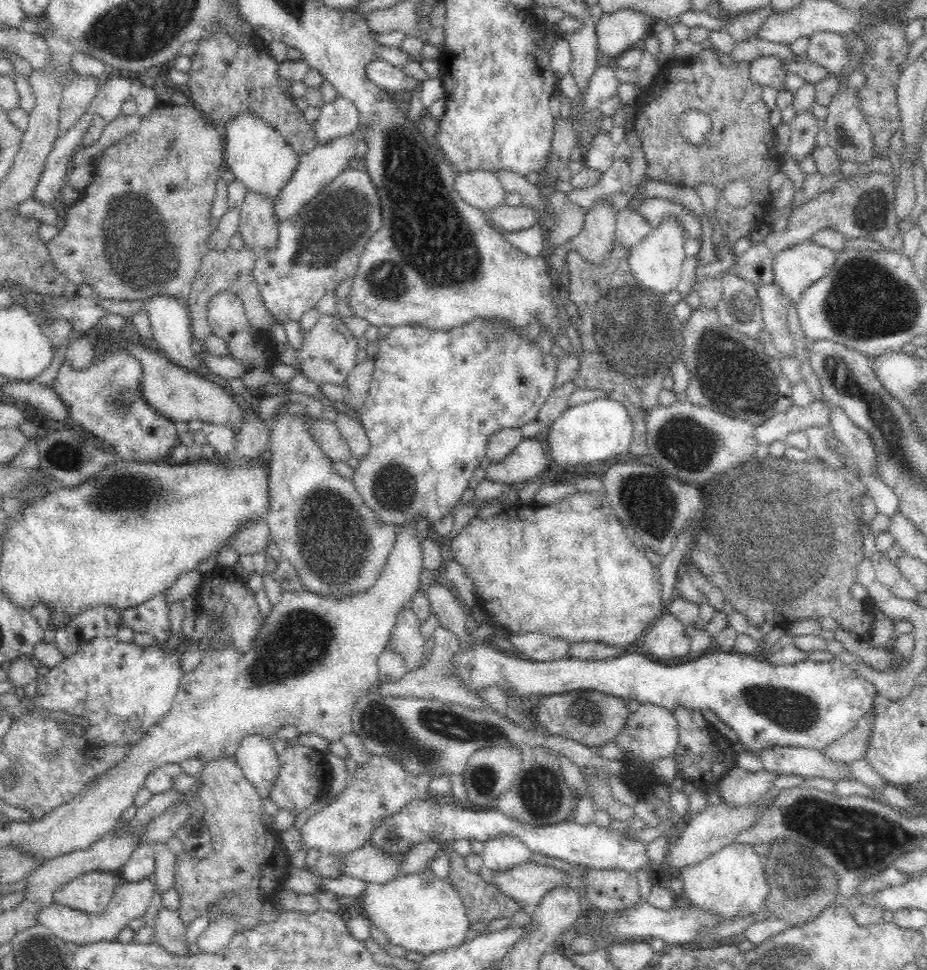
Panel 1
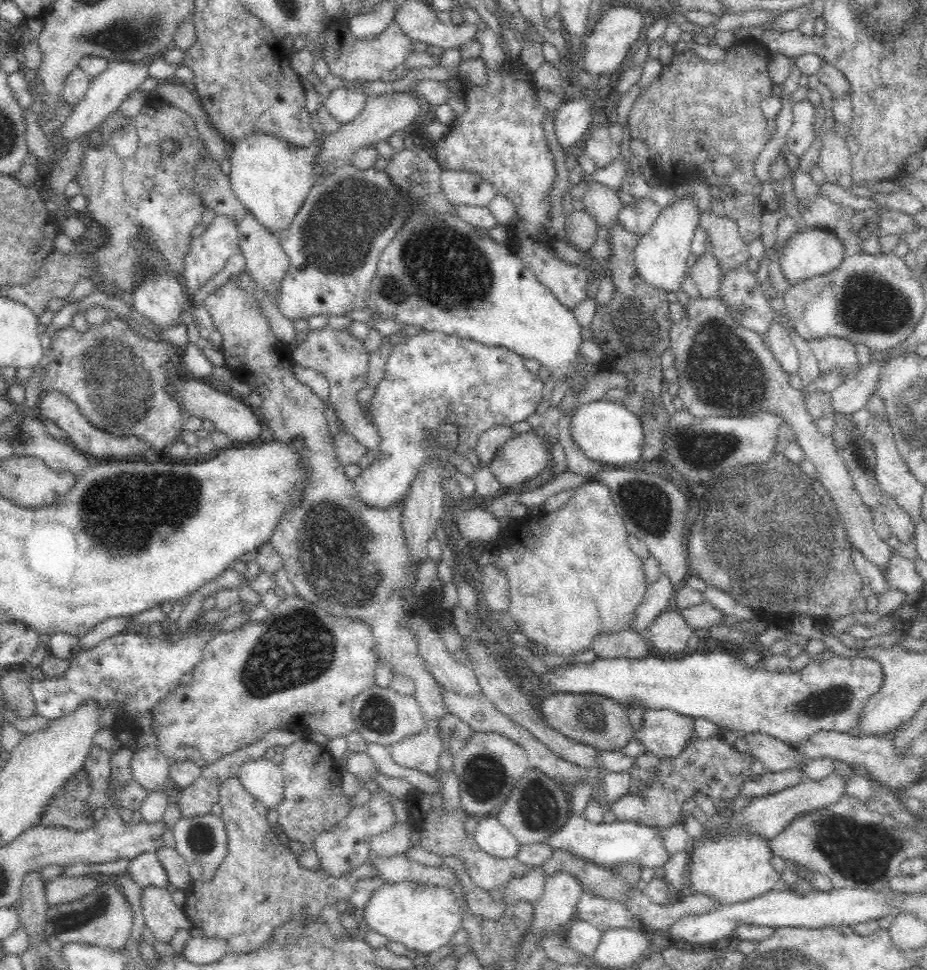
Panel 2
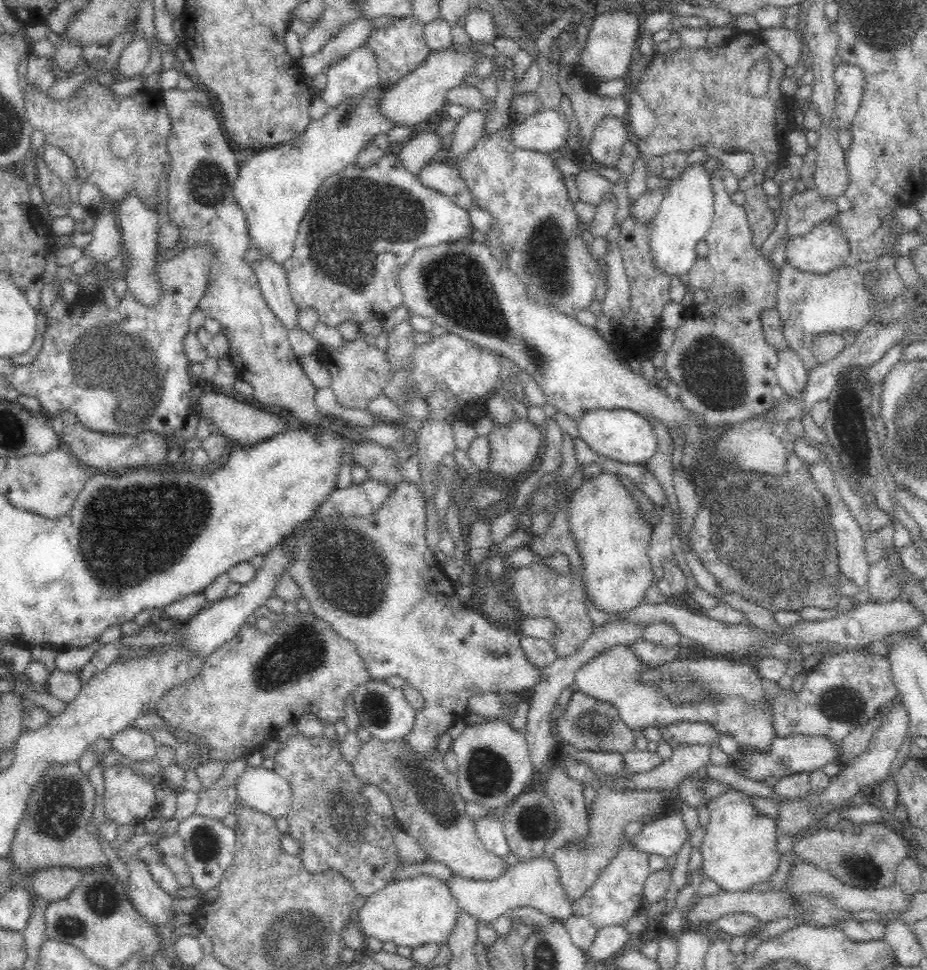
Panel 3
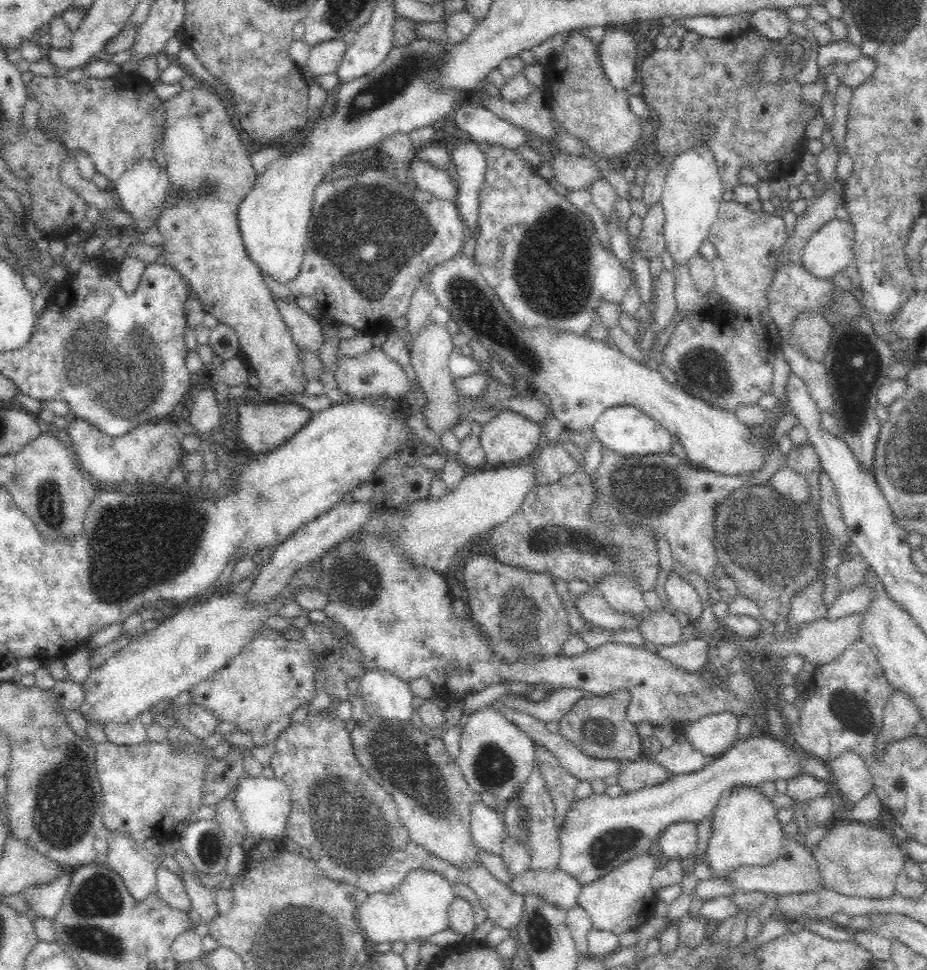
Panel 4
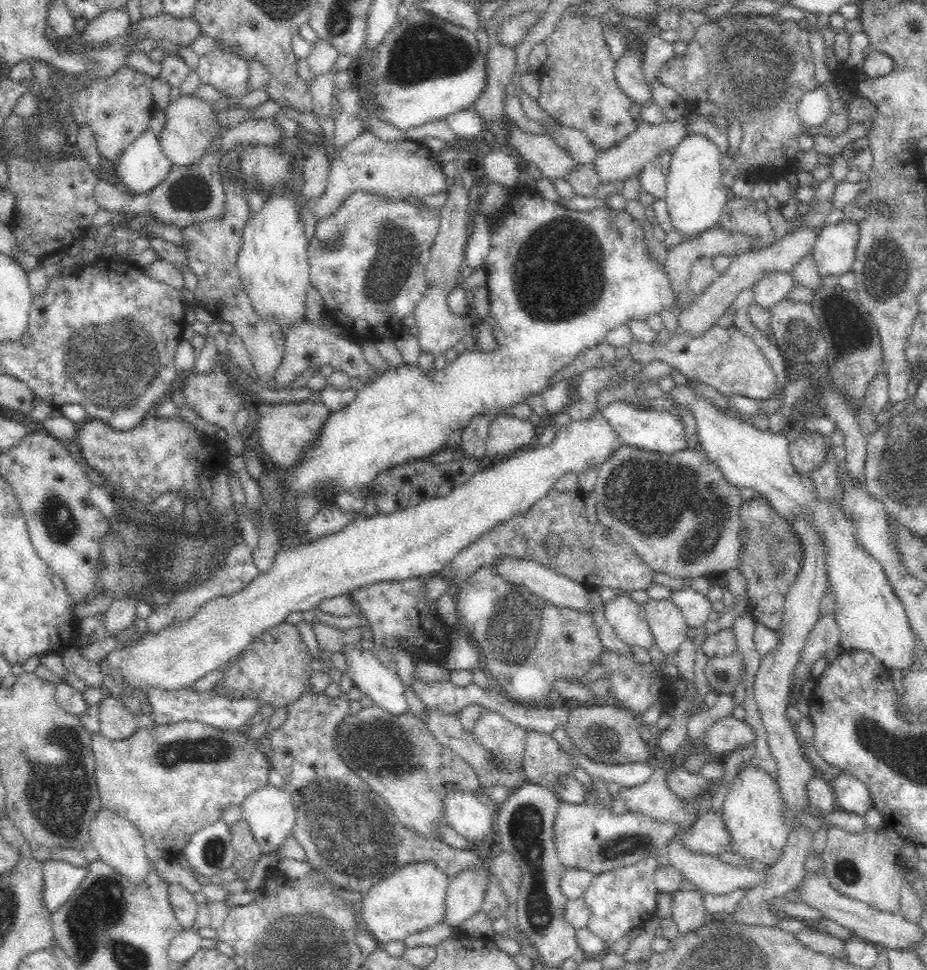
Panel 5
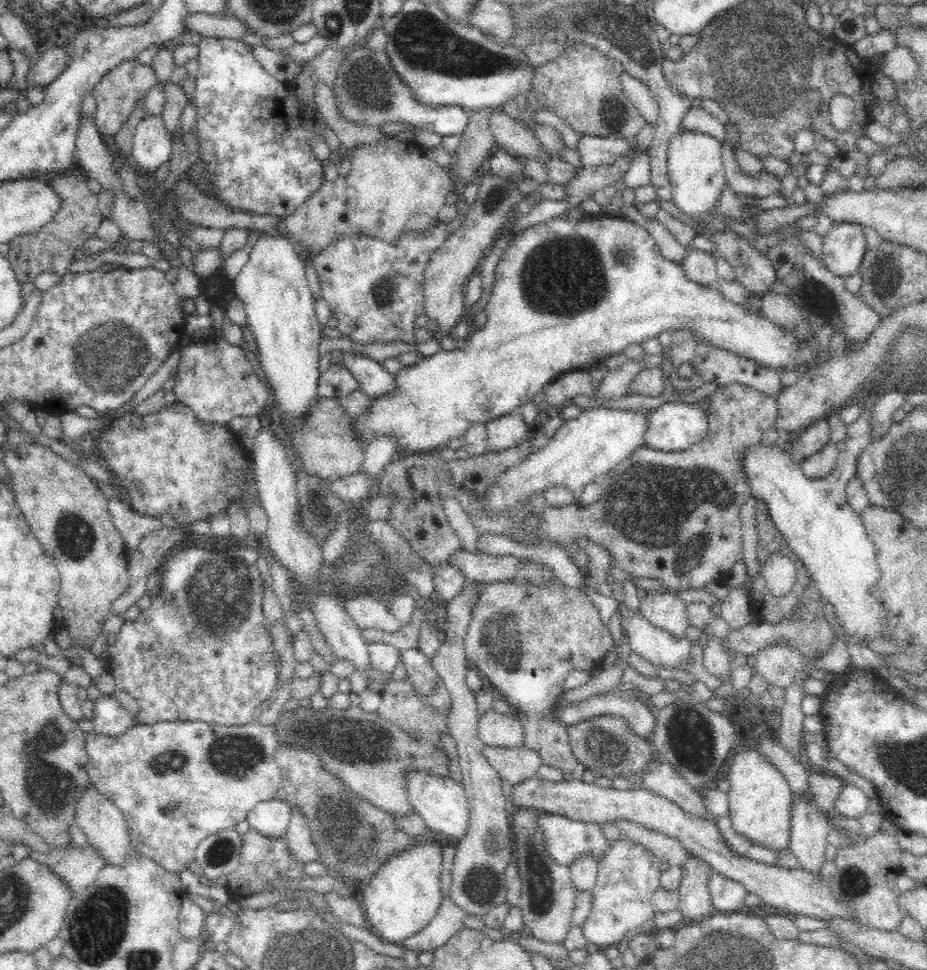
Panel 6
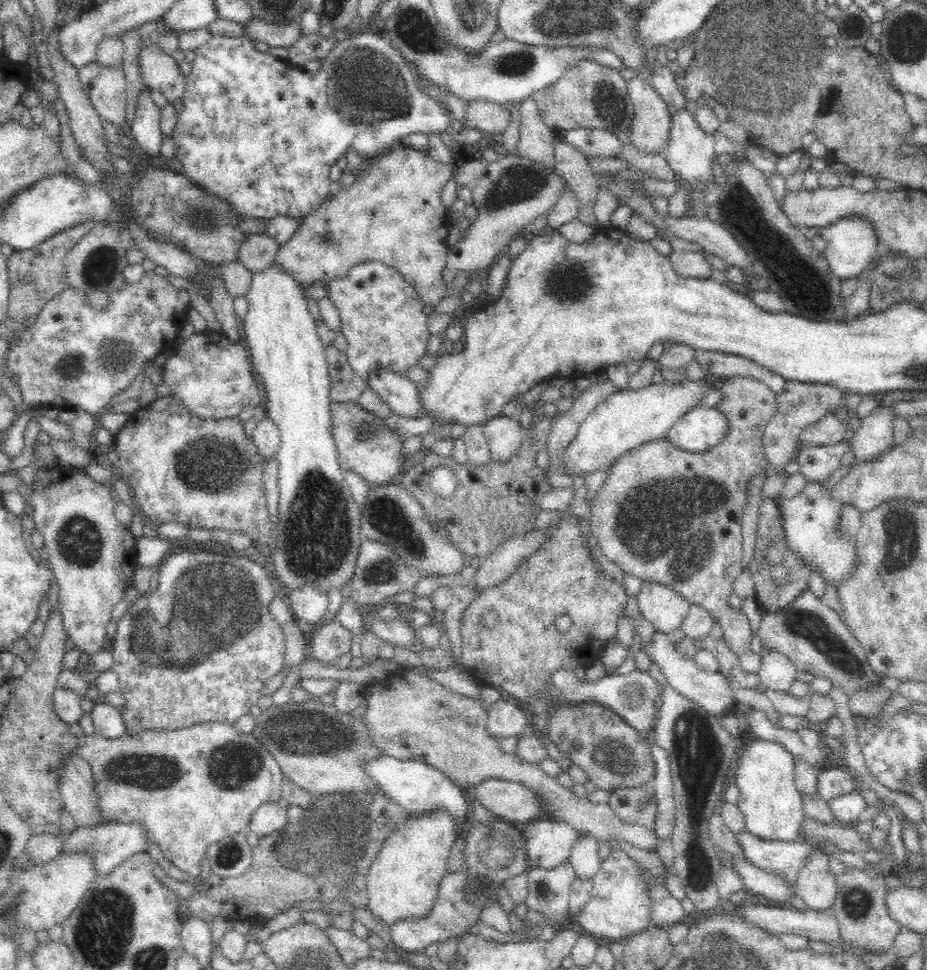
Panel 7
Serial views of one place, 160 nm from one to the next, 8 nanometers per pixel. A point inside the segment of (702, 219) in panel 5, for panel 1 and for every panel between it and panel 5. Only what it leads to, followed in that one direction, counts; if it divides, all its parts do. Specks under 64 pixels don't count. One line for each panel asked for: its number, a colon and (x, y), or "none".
1: (656, 263)
2: (662, 257)
3: (684, 216)
4: (692, 193)

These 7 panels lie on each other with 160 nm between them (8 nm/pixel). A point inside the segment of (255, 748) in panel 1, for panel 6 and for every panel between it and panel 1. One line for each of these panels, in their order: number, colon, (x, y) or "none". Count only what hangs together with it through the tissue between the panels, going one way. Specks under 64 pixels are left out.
2: (262, 778)
3: (263, 789)
4: (264, 804)
5: (269, 811)
6: (271, 817)

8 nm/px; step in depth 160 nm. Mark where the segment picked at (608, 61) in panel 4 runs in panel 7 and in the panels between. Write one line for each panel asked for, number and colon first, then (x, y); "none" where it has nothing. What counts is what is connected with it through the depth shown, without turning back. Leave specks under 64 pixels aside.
5: (629, 77)
6: (638, 94)
7: (650, 130)

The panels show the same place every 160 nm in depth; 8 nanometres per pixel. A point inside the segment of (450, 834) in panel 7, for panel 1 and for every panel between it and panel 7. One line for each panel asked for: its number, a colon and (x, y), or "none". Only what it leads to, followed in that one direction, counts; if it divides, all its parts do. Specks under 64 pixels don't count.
1: (420, 912)
2: (423, 918)
3: (419, 911)
4: (419, 908)
5: (411, 901)
6: (405, 896)

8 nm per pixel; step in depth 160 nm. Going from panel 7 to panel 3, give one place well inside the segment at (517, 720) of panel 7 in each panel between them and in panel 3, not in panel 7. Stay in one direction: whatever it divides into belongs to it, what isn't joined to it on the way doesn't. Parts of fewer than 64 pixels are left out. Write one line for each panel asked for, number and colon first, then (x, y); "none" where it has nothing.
3: (494, 765)
4: (496, 757)
5: (503, 741)
6: (495, 729)

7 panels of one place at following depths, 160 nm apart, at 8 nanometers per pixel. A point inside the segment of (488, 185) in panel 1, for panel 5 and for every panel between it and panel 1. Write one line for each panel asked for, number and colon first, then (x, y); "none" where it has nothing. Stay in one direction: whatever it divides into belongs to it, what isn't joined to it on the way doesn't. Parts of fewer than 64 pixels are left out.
2: (465, 188)
3: (441, 177)
4: (440, 183)
5: (402, 170)

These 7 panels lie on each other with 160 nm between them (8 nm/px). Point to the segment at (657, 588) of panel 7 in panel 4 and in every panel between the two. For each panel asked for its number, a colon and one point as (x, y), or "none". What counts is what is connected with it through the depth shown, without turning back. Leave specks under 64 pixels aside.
4: (662, 628)
5: (667, 624)
6: (663, 609)

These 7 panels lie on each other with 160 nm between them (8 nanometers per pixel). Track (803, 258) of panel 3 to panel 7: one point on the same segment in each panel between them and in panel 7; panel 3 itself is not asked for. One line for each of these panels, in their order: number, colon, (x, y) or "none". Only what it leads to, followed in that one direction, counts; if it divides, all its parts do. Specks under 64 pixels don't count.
4: (829, 250)
5: (833, 254)
6: (843, 246)
7: (851, 243)

